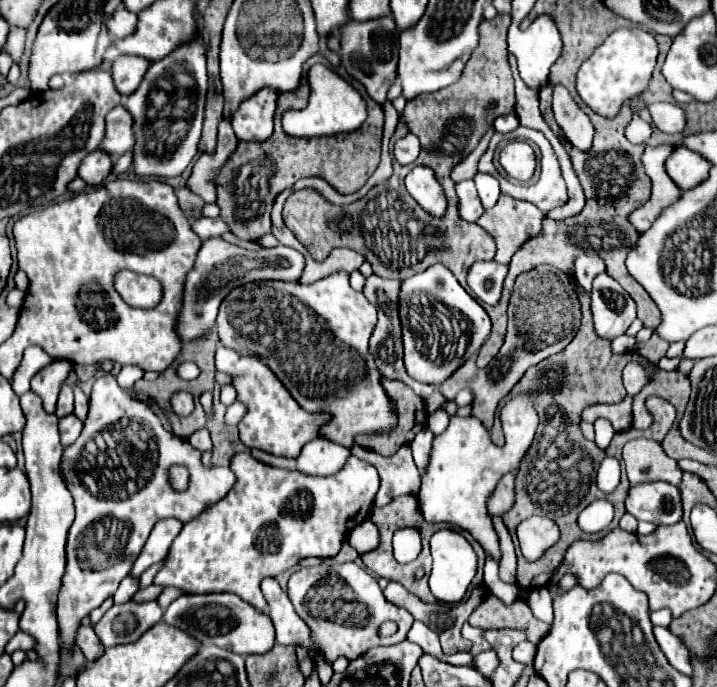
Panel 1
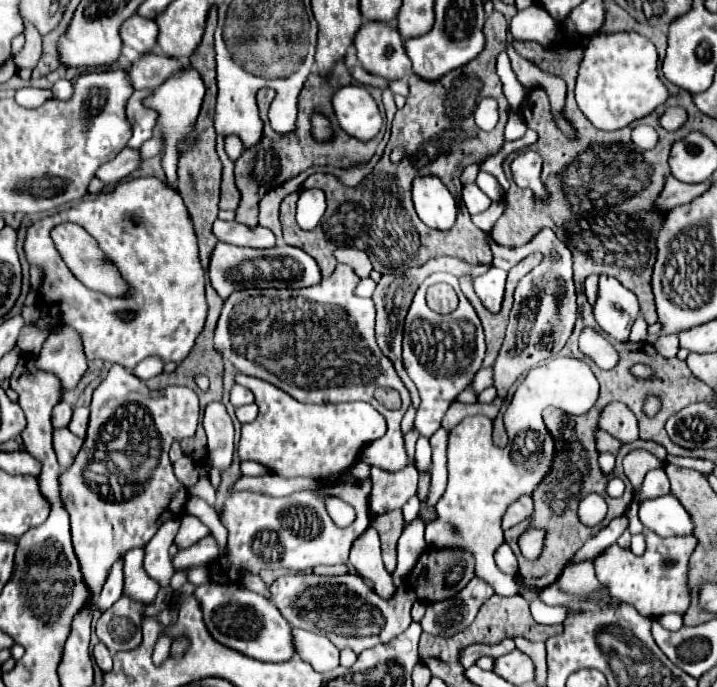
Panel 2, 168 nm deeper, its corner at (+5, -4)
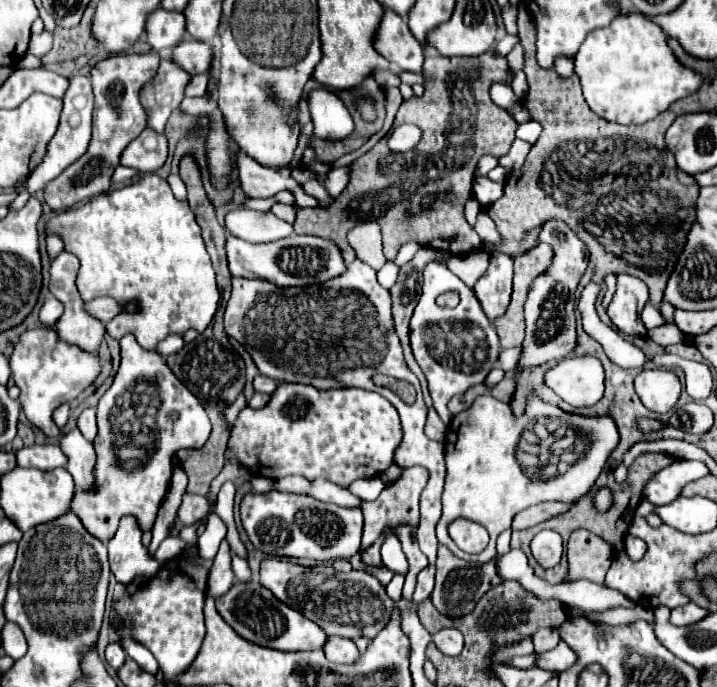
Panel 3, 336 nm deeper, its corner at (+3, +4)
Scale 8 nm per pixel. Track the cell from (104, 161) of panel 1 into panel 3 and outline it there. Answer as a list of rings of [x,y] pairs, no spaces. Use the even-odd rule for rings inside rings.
[[[144,129],[122,153],[122,165],[134,167],[140,173],[158,171],[168,159],[168,139],[164,133]]]

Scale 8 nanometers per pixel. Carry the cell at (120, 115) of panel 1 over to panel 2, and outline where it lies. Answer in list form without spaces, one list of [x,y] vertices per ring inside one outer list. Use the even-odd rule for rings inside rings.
[[[134,91],[132,97],[128,99],[126,117],[132,125],[132,137],[126,147],[130,147],[130,149],[138,149],[144,141],[148,141],[152,137],[152,131],[156,125],[156,113],[142,105],[142,99],[148,97],[150,93],[152,91]]]

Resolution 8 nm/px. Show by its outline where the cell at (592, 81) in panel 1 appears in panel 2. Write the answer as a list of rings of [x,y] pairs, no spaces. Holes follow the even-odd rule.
[[[636,31],[592,35],[576,81],[576,103],[586,119],[602,131],[616,131],[636,119],[646,117],[668,99],[668,91],[658,79],[658,55],[650,39]]]

